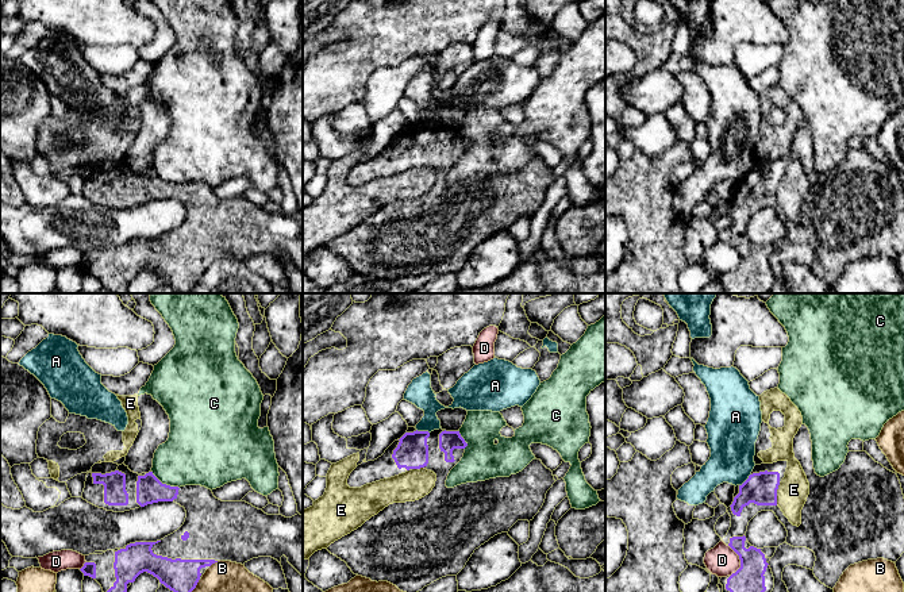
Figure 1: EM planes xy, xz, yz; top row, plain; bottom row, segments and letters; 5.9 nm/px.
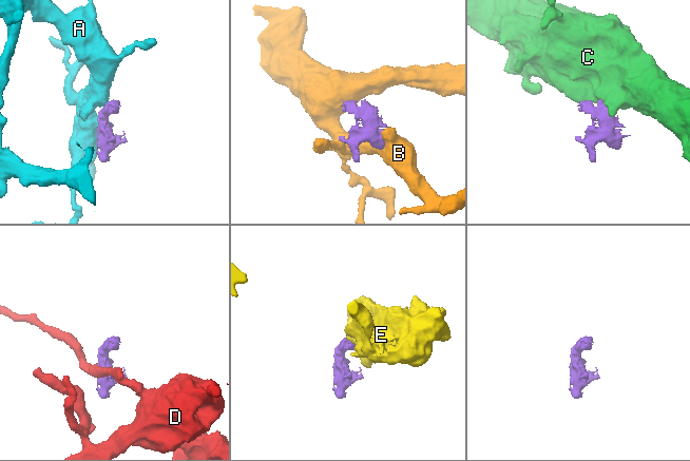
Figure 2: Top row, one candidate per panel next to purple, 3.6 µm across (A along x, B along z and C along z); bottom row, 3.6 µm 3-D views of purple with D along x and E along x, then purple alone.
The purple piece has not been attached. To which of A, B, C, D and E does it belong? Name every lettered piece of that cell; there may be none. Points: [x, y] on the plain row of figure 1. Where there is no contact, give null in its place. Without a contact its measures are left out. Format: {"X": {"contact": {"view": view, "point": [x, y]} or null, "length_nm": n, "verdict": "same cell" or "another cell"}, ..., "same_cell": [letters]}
{"A": {"contact": {"view": "xz", "point": [423, 129]}, "length_nm": 80, "verdict": "another cell"}, "B": {"contact": {"view": "xy", "point": [214, 260]}, "length_nm": 70, "verdict": "another cell"}, "C": {"contact": {"view": "xy", "point": [165, 181]}, "length_nm": 200, "verdict": "another cell"}, "D": {"contact": {"view": "yz", "point": [741, 258]}, "length_nm": 190, "verdict": "another cell"}, "E": {"contact": {"view": "yz", "point": [776, 191]}, "length_nm": 140, "verdict": "another cell"}, "same_cell": []}

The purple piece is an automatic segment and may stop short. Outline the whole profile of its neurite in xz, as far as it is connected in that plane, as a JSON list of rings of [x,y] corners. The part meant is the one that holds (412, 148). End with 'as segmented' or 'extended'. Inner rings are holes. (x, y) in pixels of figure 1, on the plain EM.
[[[408,124],[381,154],[358,162],[350,170],[347,182],[361,185],[424,165],[436,172],[435,184],[419,197],[389,201],[361,224],[331,241],[327,247],[345,258],[354,272],[377,280],[388,278],[413,292],[442,274],[457,273],[476,246],[495,232],[508,230],[518,218],[532,218],[555,180],[553,169],[535,155],[522,169],[509,174],[447,185],[447,173],[463,154],[466,143],[459,128],[439,126],[428,130]]] | extended

